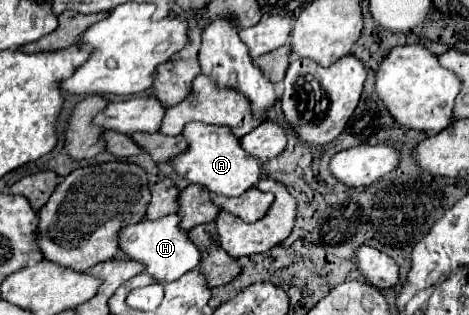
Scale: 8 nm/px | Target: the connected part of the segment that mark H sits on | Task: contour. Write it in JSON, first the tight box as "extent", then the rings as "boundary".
{"extent":[119,214,201,282],"boundary":[[[177,214],[163,216],[159,220],[141,220],[119,232],[119,246],[131,260],[145,264],[145,270],[159,282],[171,282],[181,278],[185,272],[193,270],[201,262],[199,248],[189,240],[189,232],[179,226],[181,218]]]}

